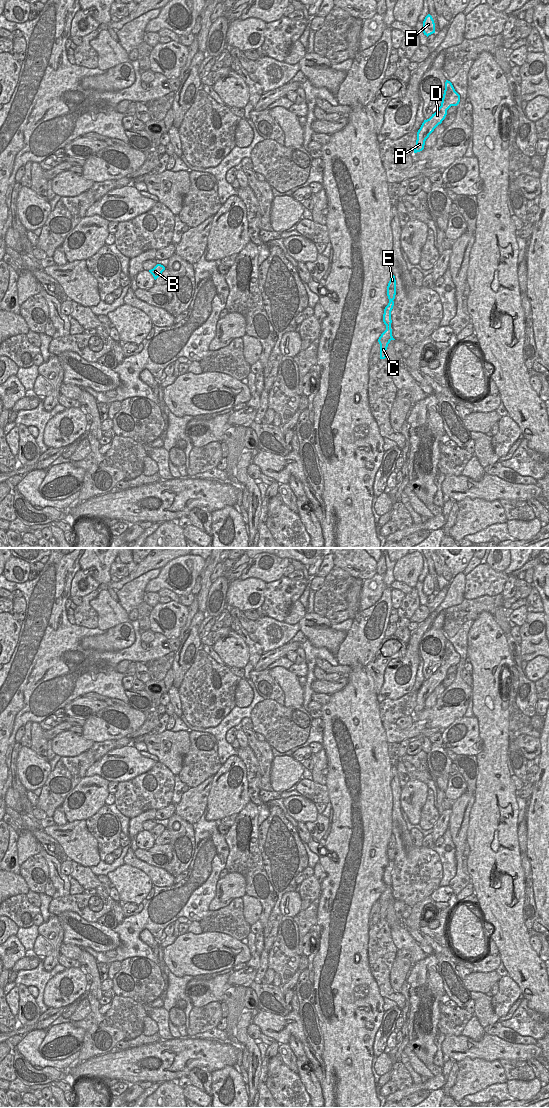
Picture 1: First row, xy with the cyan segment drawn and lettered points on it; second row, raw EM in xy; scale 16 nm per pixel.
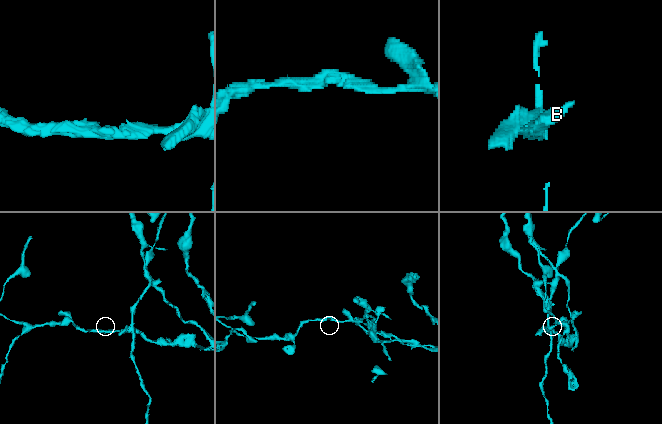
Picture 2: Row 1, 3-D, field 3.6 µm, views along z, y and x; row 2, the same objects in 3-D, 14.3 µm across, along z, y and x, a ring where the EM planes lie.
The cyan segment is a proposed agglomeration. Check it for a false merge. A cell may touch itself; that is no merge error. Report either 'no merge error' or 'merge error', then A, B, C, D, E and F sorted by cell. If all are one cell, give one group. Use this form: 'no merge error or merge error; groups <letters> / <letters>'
merge error; groups A C D / B E F

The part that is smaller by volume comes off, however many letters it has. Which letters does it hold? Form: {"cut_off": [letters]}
{"cut_off": ["A", "C", "D"]}

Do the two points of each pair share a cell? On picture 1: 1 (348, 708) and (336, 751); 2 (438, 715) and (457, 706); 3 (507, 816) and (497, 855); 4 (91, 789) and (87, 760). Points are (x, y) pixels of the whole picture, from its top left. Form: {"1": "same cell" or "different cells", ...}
{"1": "same cell", "2": "same cell", "3": "same cell", "4": "different cells"}

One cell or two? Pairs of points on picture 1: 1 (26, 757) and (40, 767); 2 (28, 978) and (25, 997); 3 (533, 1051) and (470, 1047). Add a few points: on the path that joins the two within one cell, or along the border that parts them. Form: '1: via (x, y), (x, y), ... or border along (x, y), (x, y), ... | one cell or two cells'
1: via (29, 760), (37, 766) | one cell
2: border along (16, 985), (23, 984), (26, 987) | two cells
3: via (517, 1051), (486, 1049) | one cell

